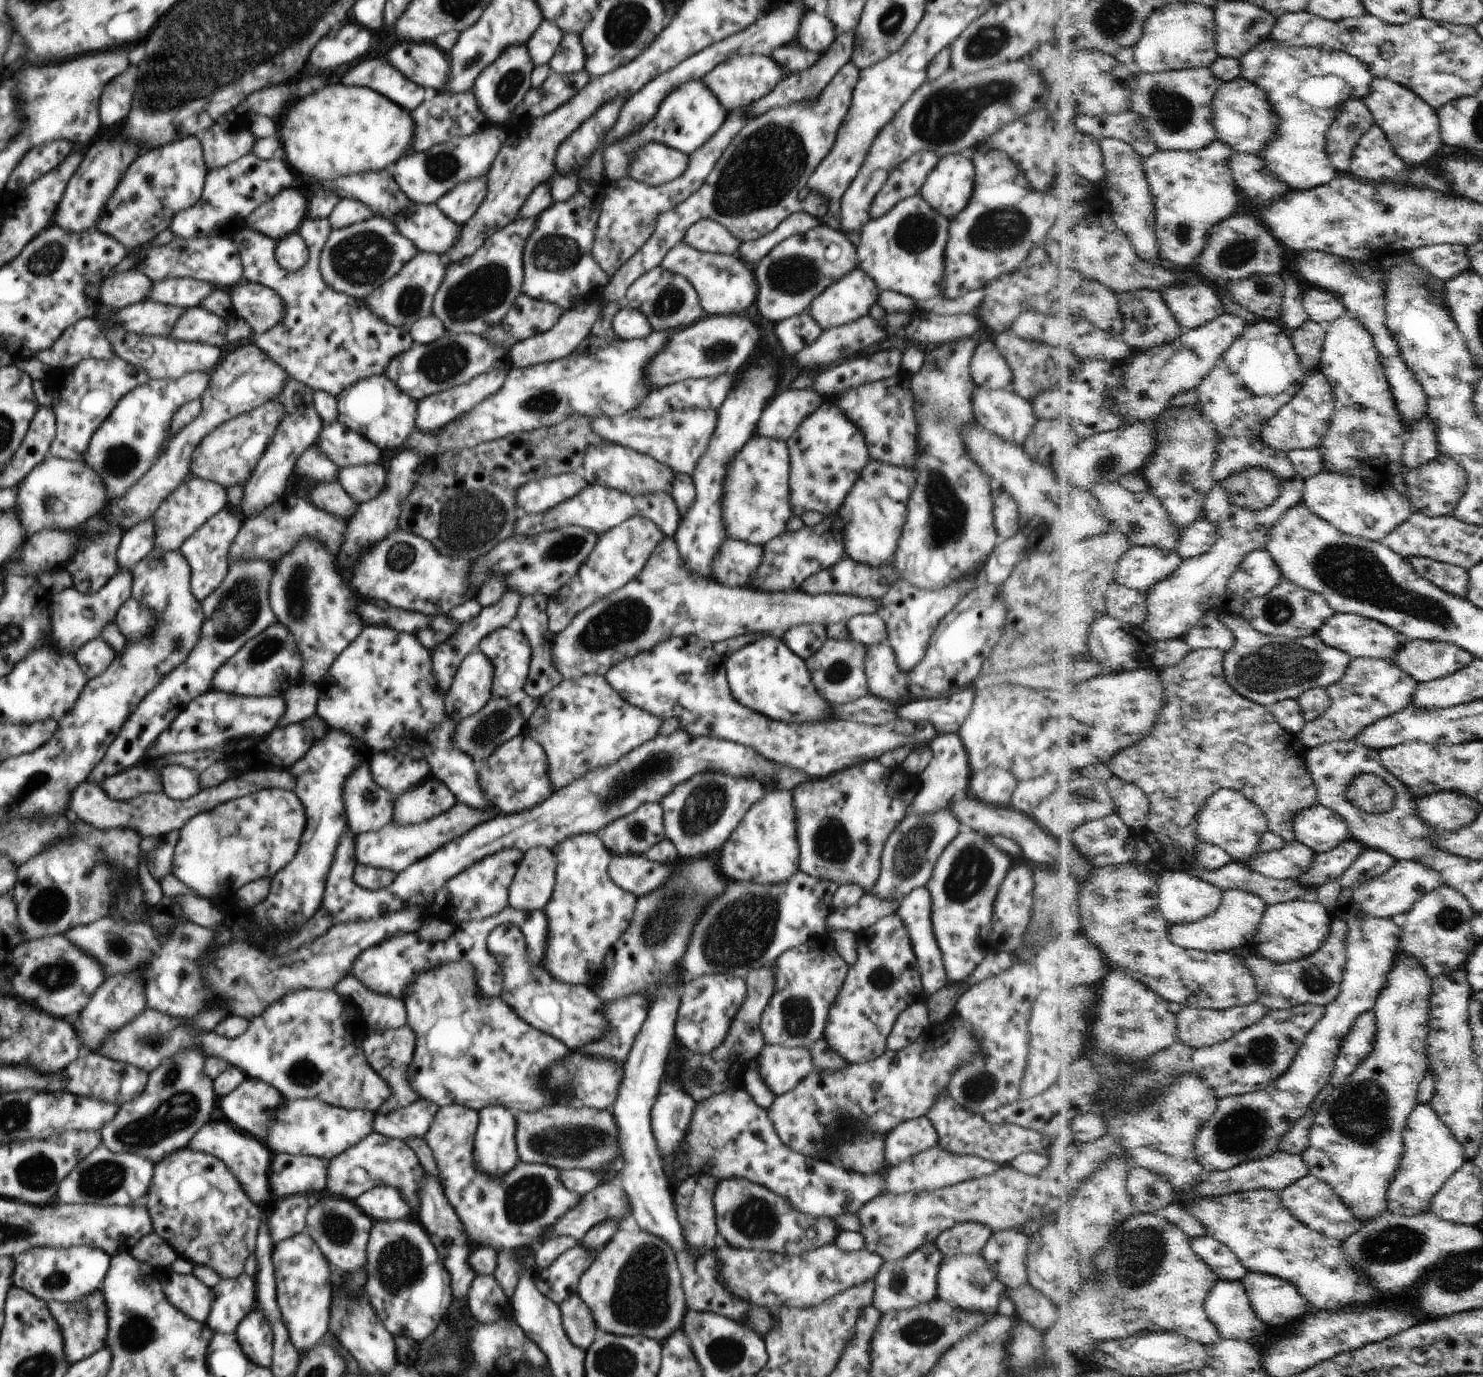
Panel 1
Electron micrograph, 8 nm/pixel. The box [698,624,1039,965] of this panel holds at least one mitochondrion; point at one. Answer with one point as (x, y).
(971, 869)

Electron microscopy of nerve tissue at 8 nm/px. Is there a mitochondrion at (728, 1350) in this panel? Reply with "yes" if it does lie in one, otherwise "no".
yes

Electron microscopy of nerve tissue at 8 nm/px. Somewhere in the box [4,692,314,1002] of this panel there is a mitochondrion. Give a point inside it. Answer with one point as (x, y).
(48, 978)

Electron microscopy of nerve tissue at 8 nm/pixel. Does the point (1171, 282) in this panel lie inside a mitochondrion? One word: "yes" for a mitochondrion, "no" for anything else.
no

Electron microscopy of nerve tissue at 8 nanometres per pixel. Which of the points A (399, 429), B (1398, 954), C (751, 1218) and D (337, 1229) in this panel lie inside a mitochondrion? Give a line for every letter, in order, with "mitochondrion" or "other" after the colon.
A: other
B: other
C: mitochondrion
D: mitochondrion

